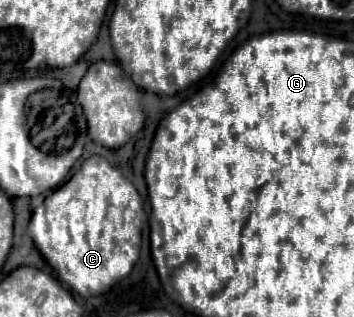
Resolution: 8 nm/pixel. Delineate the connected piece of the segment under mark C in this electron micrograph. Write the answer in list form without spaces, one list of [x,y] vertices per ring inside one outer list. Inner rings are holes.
[[[90,156],[68,182],[54,190],[43,205],[32,211],[28,232],[60,280],[86,298],[104,294],[110,286],[130,274],[140,254],[145,221],[143,203],[135,186],[122,176],[118,168],[110,166],[106,158]],[[58,210],[60,218],[56,218]],[[66,216],[74,218],[68,222]]]

